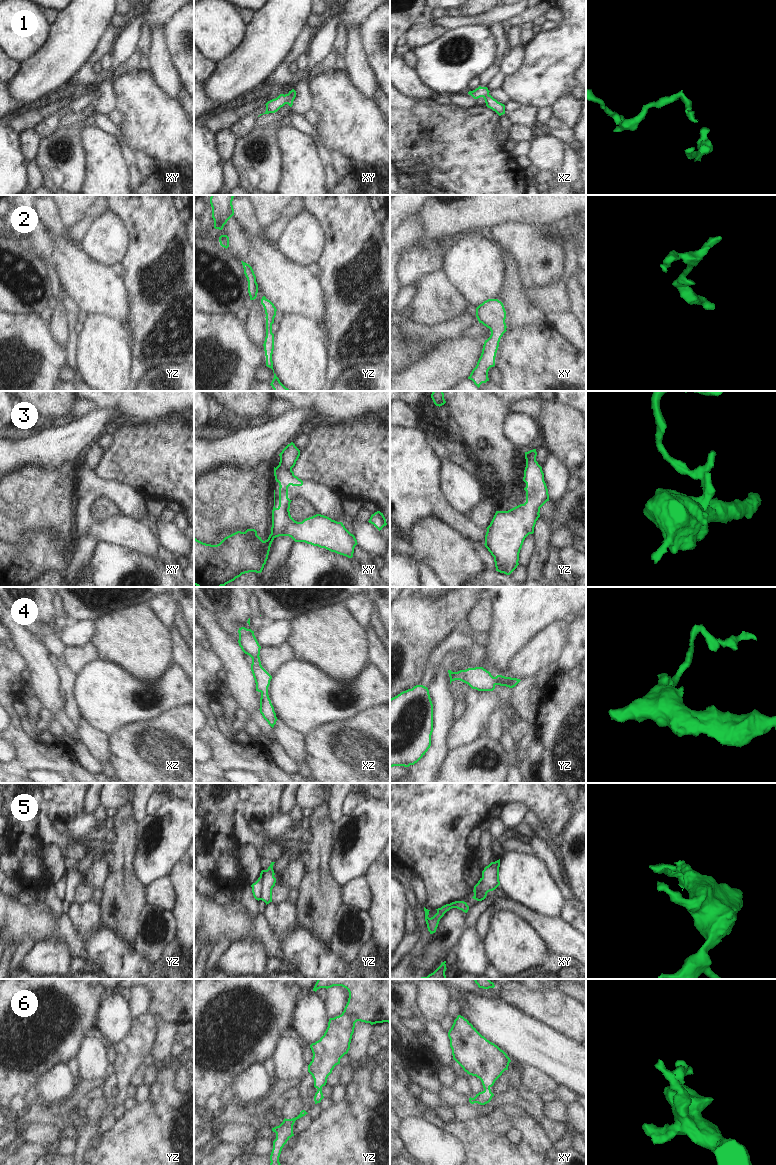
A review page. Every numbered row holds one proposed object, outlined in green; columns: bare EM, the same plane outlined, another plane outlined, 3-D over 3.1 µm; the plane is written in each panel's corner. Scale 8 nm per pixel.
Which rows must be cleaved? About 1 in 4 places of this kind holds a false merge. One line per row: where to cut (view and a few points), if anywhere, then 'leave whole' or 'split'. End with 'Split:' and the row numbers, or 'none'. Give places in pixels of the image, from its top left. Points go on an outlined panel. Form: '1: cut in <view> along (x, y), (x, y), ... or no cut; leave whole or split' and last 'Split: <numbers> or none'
1: cut in xy along (291, 91), (291, 97), (286, 103); split
2: no cut; leave whole
3: cut in xy along (280, 460), (291, 470); split
4: no cut; leave whole
5: cut in yz along (273, 875), (265, 875), (262, 878), (262, 893), (259, 899); split
6: no cut; leave whole
Split: 1, 3, 5

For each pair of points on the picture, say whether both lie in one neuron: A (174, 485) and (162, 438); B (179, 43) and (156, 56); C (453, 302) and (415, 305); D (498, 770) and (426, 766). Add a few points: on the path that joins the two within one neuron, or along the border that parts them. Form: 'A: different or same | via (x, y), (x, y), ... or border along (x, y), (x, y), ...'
A: same | via (174, 473), (174, 463), (162, 450)
B: different | border along (165, 26), (168, 49), (178, 71)
C: same | via (444, 302), (424, 305)
D: different | border along (451, 750), (438, 772)

